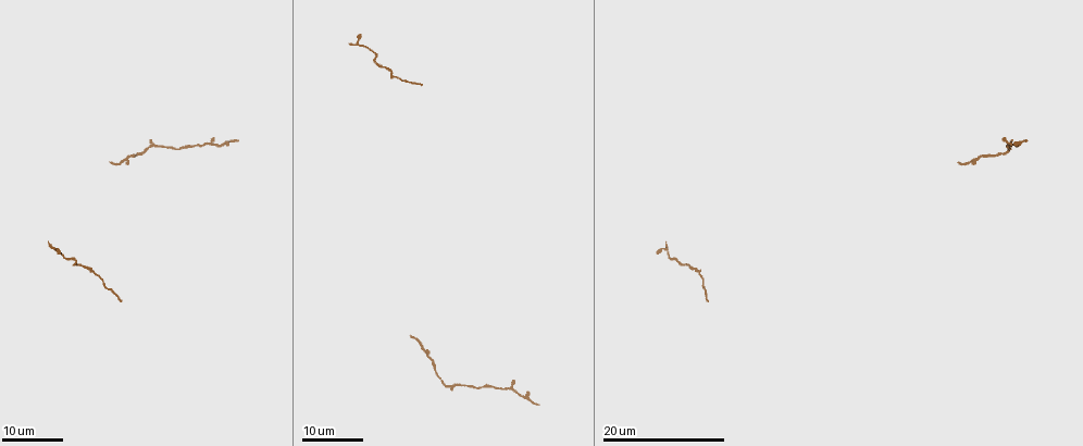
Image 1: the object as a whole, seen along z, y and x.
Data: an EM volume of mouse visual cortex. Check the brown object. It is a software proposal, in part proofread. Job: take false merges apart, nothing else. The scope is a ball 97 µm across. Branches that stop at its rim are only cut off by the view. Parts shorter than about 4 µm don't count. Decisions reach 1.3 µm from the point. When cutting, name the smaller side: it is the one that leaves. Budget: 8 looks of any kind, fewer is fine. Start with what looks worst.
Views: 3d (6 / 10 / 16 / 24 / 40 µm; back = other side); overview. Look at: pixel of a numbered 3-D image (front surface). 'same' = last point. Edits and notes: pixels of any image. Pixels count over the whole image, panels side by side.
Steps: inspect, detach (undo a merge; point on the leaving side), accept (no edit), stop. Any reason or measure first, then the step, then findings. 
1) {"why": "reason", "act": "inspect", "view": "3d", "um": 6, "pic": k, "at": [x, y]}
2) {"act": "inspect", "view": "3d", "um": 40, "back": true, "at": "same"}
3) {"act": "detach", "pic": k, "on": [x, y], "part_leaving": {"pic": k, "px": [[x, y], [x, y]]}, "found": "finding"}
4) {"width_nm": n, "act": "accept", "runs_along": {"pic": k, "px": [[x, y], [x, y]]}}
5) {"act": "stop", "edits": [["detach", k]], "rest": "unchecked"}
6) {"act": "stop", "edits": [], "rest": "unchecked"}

{"why": "sudden change in width", "act": "inspect", "view": "3d", "um": 24, "pic": 1, "at": [360, 45]}

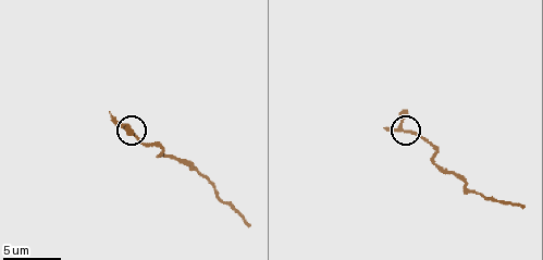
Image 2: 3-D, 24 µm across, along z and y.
{"why": "zoom in", "act": "inspect", "view": "3d", "um": 10, "pic": 2, "at": [406, 132]}

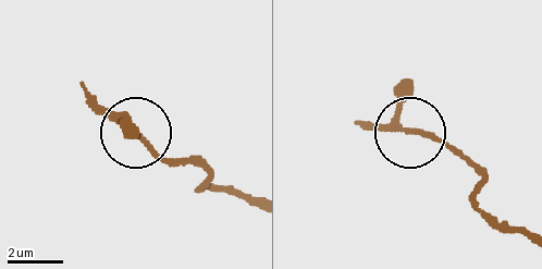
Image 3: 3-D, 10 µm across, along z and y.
{"act": "accept", "found": "one neuron here"}

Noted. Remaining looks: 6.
{"act": "inspect", "view": "3d", "um": 6, "pic": 2, "at": [192, 169]}

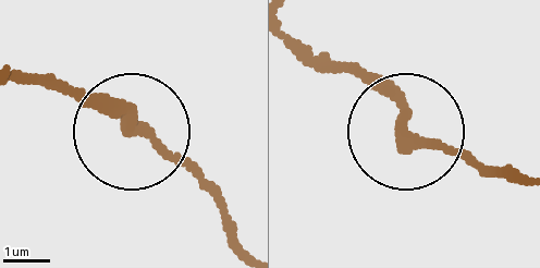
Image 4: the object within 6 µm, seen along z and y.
{"act": "inspect", "view": "3d", "um": 6, "back": true, "pic": 4, "at": [133, 131]}

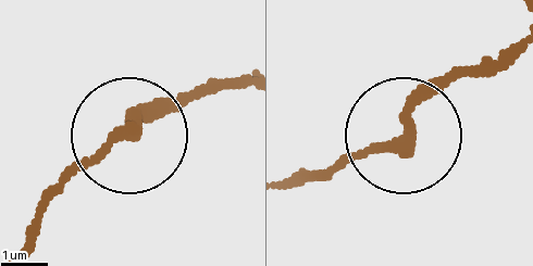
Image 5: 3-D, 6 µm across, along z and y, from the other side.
{"act": "accept", "found": "continuous, no second neuron"}

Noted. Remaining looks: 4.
{"why": "sudden change in width", "act": "inspect", "view": "3d", "um": 16, "pic": 1, "at": [194, 145]}

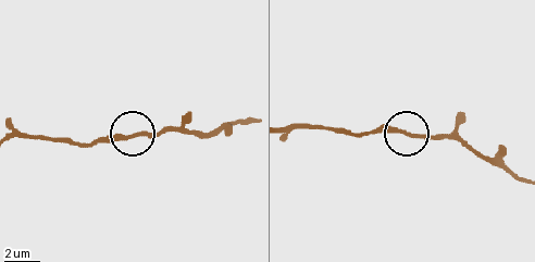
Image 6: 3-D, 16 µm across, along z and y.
{"why": "zoom in", "act": "inspect", "view": "3d", "um": 6, "pic": 6, "at": [137, 133]}

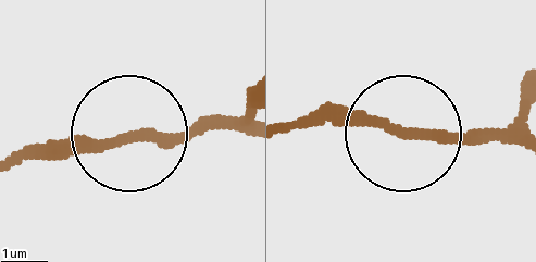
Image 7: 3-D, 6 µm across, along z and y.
{"act": "accept", "runs_along": {"pic": 7, "px": [[290, 127], [512, 139]]}, "found": "one neuron here"}

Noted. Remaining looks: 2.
{"why": "a narrow waist", "act": "inspect", "view": "3d", "um": 24, "pic": 1, "at": [165, 146]}

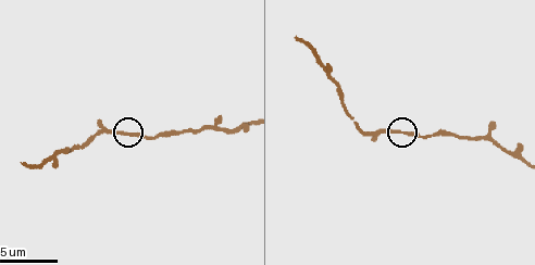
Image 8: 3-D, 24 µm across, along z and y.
{"act": "inspect", "view": "3d", "um": 10, "pic": 8, "at": [401, 132]}

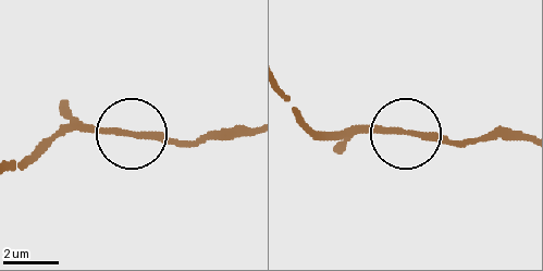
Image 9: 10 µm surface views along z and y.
{"act": "accept", "runs_along": {"pic": 9, "px": [[13, 167], [41, 143], [83, 126], [214, 140]]}, "found": "one neuron here"}

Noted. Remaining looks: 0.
{"act": "stop", "edits": [], "rest": "unchecked"}

